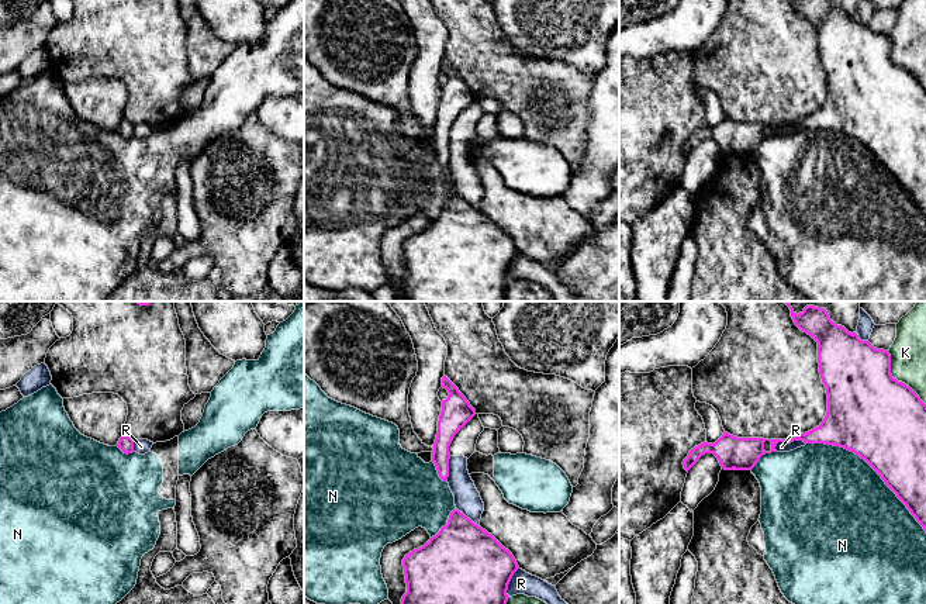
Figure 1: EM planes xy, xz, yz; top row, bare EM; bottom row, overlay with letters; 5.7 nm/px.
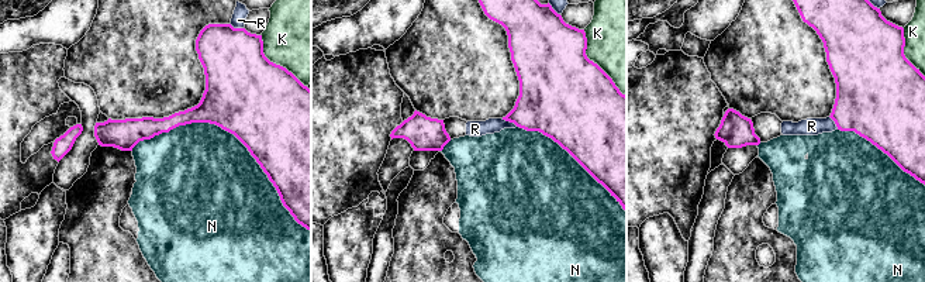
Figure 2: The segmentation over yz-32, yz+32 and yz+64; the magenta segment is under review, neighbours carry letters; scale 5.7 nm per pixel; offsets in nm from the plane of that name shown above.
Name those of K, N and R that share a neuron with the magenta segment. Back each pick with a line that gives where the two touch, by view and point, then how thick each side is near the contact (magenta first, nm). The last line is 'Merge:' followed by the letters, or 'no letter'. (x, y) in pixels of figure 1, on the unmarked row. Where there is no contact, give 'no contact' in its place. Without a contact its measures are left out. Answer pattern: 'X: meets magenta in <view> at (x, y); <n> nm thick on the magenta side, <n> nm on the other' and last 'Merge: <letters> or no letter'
Merge: no letter

